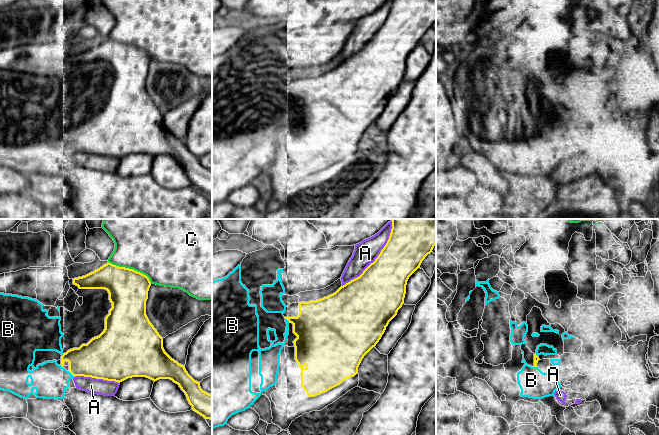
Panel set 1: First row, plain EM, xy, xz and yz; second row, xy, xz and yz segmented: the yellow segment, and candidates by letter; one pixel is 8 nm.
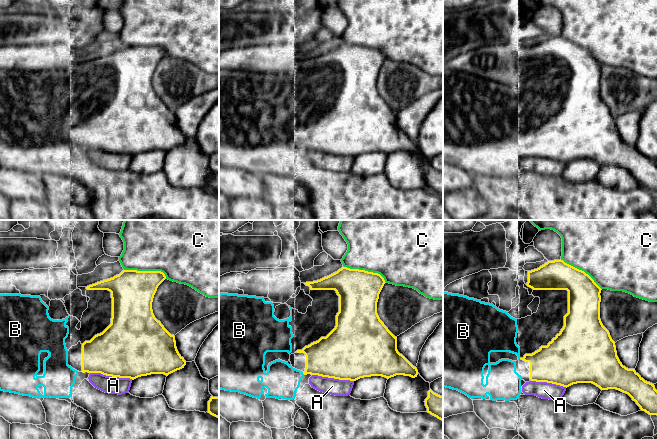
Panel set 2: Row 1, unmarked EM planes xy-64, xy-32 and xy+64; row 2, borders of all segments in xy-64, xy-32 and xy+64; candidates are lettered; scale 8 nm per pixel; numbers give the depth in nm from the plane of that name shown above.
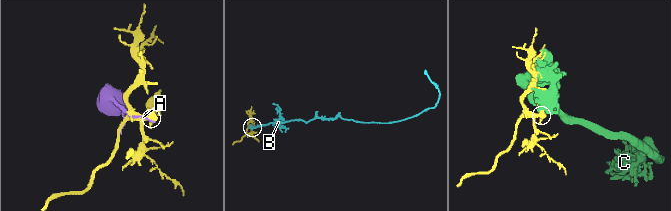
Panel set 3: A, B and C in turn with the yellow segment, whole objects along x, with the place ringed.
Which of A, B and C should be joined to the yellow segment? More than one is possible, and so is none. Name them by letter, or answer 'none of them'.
B

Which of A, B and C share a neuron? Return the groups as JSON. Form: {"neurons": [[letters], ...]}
{"neurons": [["A"], ["B"], ["C"]]}

